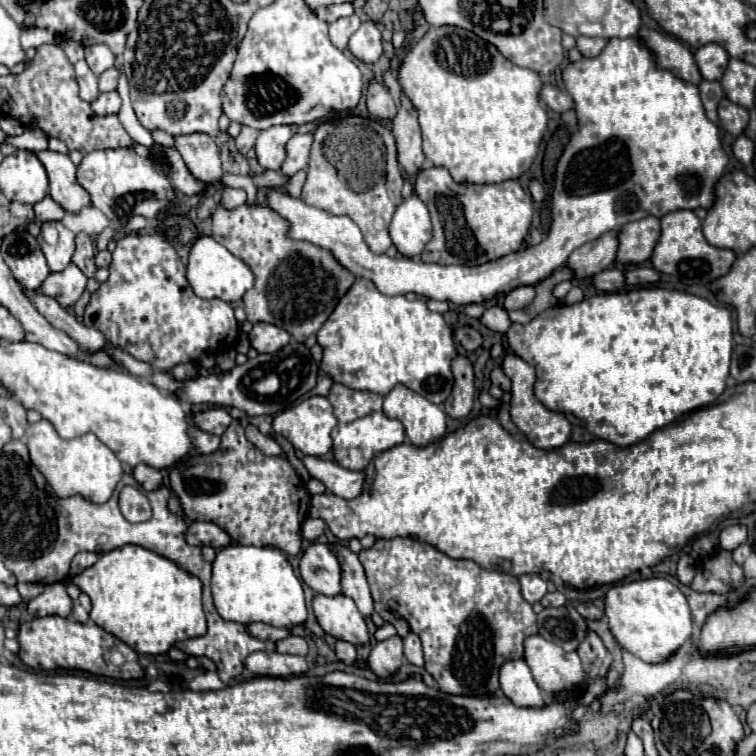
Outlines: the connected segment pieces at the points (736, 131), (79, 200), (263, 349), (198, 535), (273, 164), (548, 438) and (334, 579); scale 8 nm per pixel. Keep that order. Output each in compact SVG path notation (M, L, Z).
M722 99L718 103L718 119L720 119L720 127L726 129L730 135L738 137L744 133L746 125L748 125L748 109L738 107L736 103L730 103L730 99Z
M40 151L36 153L40 163L44 165L50 181L50 197L62 205L70 213L78 213L84 205L90 205L88 193L76 181L76 165L68 155L56 151Z
M256 323L248 333L248 337L250 337L250 345L258 353L274 353L280 351L286 343L290 343L290 335L284 329L274 327L270 323Z
M194 521L194 523L188 525L186 543L196 545L196 547L208 545L208 547L220 549L220 547L230 545L230 537L228 537L228 533L226 533L224 529L220 529L220 527L214 525L214 523L200 523L200 521Z
M278 125L278 127L264 129L258 135L258 141L256 141L256 147L254 147L258 163L264 169L278 171L280 165L284 163L284 157L286 157L284 145L292 135L294 135L294 127L290 127L290 125Z
M506 355L504 363L502 363L504 373L510 377L512 381L512 405L510 405L510 415L512 421L516 423L516 427L526 435L526 439L530 443L534 443L534 447L550 451L556 447L562 447L562 443L570 441L570 433L572 427L568 423L568 419L562 413L552 413L548 411L534 395L534 383L536 383L536 371L532 365L528 365L524 359L520 359L518 355Z
M312 543L302 553L300 577L316 595L342 595L342 565L328 545Z

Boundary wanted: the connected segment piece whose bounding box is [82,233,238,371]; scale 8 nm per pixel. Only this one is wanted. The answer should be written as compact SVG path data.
M126 235L118 241L116 251L112 253L110 277L92 293L90 303L84 309L82 323L102 331L110 347L118 347L134 359L150 363L156 369L172 369L178 363L194 361L202 353L218 353L236 343L238 323L230 303L222 299L200 299L194 295L192 287L186 281L186 267L180 261L176 249L160 235Z

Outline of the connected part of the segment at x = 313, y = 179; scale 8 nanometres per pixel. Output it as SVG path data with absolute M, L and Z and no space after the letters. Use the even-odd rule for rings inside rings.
M346 115L336 121L320 123L312 137L314 143L310 151L306 183L302 189L302 201L332 215L348 215L360 227L370 251L376 255L386 253L386 249L392 245L388 225L396 205L402 203L400 191L404 181L396 161L396 143L392 131L376 119Z

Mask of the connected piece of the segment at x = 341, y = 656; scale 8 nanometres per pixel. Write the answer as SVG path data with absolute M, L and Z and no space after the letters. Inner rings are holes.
M338 641L336 643L336 657L338 661L346 663L346 665L352 665L356 661L356 647L352 643L346 643L346 641Z

